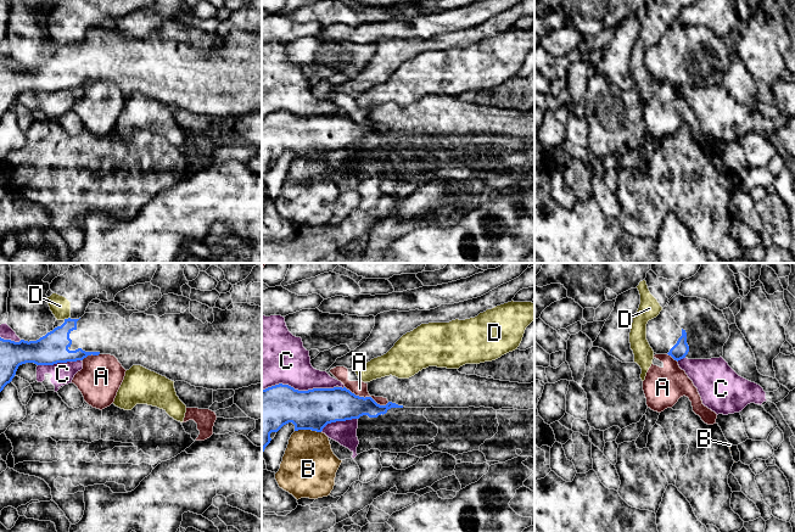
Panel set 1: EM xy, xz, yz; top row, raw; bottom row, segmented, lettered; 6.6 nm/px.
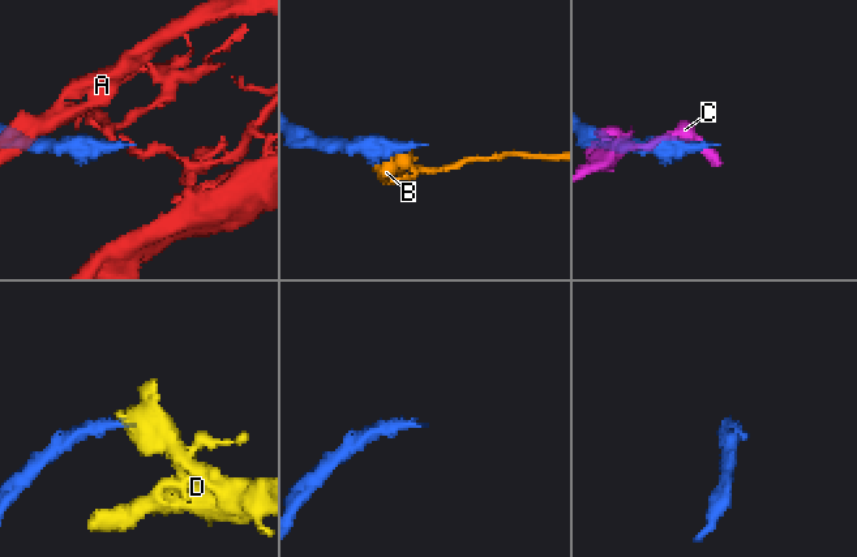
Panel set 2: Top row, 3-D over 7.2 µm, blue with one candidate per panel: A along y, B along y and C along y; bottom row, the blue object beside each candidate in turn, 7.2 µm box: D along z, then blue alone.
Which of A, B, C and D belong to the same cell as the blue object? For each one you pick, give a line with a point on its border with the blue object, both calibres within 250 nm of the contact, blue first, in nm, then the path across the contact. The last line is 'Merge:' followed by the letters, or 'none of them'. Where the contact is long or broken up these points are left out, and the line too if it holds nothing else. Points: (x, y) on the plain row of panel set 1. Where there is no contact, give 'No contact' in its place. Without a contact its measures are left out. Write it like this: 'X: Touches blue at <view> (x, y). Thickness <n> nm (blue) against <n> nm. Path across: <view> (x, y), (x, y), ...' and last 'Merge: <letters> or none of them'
Merge: none of them

